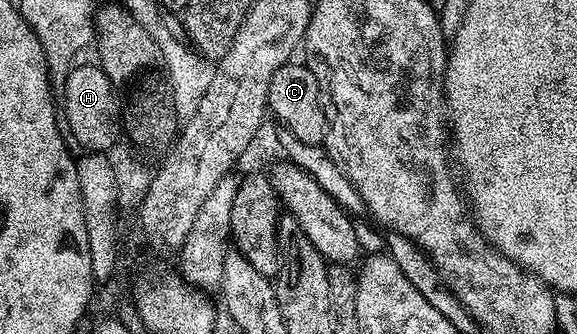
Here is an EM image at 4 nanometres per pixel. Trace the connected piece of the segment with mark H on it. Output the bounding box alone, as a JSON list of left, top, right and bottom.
[62,63,122,153]

